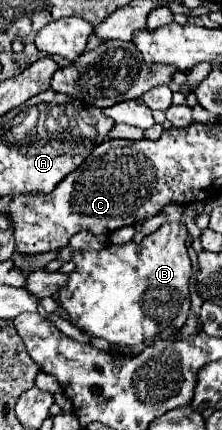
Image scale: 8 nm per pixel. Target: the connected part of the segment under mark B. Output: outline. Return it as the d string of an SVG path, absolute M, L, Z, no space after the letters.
M183 222L163 224L153 234L145 236L139 244L127 242L123 246L105 246L99 252L83 252L75 250L71 254L71 262L75 270L69 272L67 284L59 290L59 296L65 298L65 312L69 314L71 324L79 326L83 334L91 338L103 338L117 346L141 344L145 340L155 338L167 326L179 330L185 326L189 314L189 278L191 278L191 260L187 254L187 226Z

